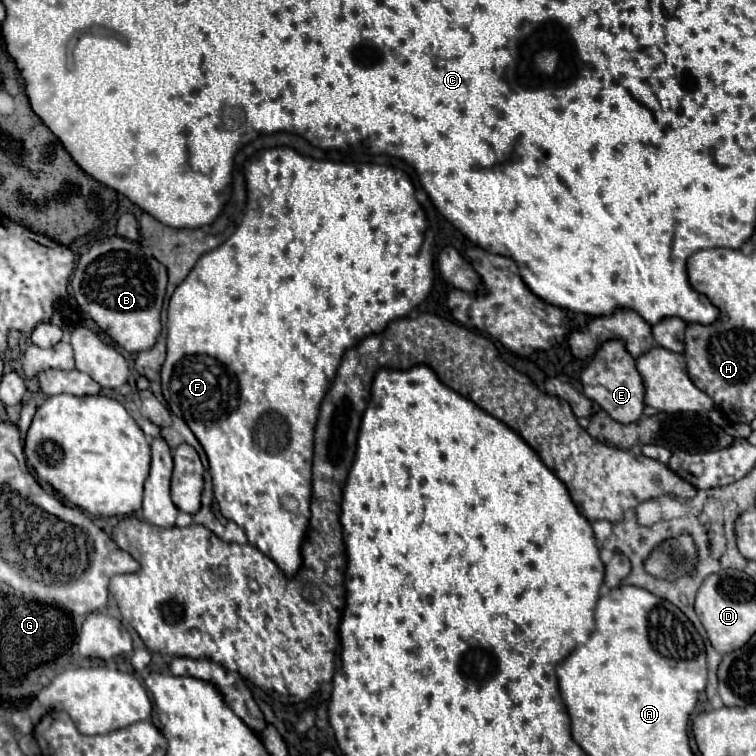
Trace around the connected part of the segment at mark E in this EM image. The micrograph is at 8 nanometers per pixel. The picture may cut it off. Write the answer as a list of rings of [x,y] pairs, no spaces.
[[[610,339],[600,345],[592,363],[582,373],[584,395],[596,401],[614,421],[618,423],[634,423],[642,417],[644,411],[644,383],[636,369],[634,357],[628,353],[626,343],[622,339]]]

